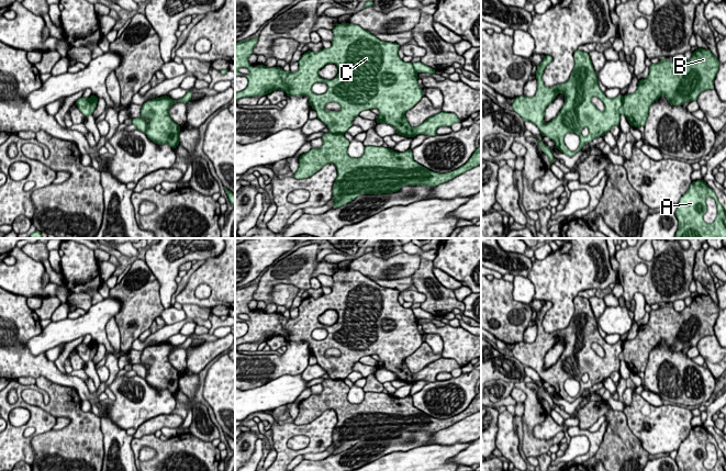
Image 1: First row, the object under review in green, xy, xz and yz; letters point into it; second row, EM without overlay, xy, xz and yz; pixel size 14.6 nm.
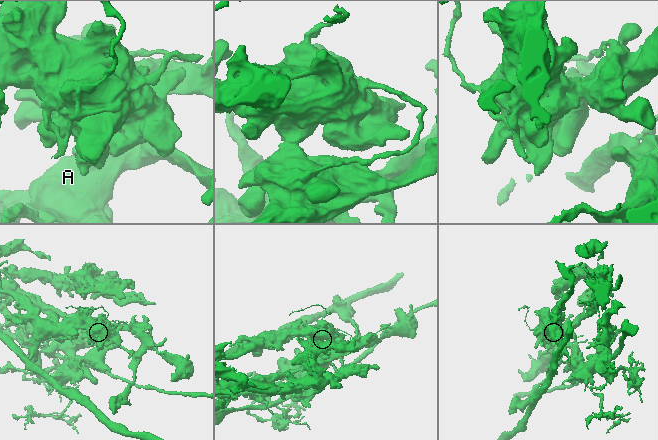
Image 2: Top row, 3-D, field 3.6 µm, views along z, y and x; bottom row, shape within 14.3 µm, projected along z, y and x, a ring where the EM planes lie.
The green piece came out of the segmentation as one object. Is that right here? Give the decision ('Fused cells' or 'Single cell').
Fused cells

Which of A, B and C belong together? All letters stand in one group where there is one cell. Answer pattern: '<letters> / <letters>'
A B / C

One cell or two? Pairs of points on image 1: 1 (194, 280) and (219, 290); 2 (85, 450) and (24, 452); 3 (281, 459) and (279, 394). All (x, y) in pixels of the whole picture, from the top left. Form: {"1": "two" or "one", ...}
{"1": "one", "2": "two", "3": "two"}

